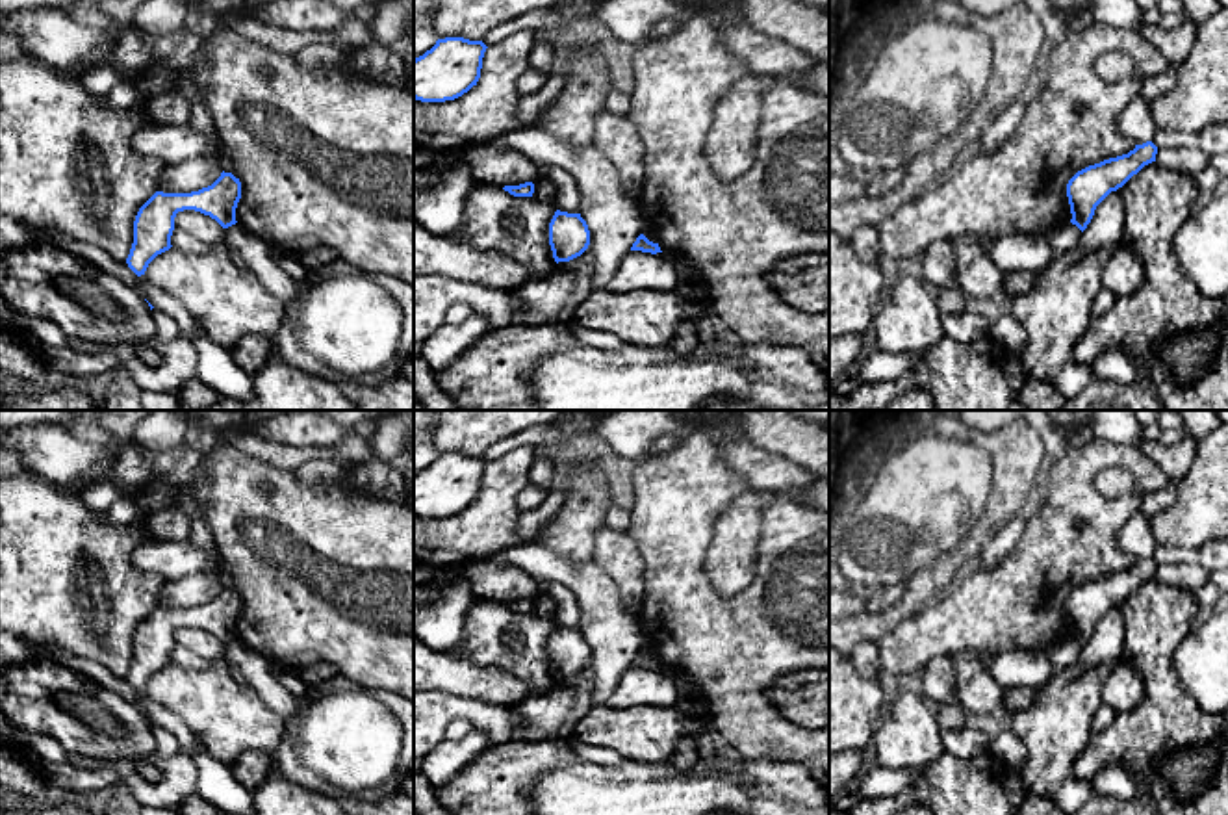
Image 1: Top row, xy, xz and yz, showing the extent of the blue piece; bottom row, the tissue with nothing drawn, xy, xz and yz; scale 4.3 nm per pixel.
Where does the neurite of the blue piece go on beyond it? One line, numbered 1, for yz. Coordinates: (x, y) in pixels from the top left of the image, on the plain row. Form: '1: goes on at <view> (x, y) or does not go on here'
1: does not go on here

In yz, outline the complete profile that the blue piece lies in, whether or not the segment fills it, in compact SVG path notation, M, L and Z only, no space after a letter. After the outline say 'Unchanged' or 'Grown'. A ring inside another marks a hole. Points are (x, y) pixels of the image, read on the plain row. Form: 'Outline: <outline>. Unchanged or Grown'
Outline: M1152 557L1135 561L1128 570L1104 576L1078 587L1067 600L1072 635L1081 648L1091 639L1096 622L1122 603L1145 581L1156 577L1158 563Z. Unchanged

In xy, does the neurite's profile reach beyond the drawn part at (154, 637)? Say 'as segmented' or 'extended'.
as segmented

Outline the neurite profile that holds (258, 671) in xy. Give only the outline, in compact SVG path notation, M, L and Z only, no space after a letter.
M239 639L224 644L224 657L239 668L262 702L284 722L301 713L302 704L278 681L271 661L256 653Z

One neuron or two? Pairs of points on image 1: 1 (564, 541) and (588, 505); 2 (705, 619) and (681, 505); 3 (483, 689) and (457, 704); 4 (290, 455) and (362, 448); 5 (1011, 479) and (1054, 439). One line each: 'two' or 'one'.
1: one
2: one
3: two
4: one
5: two

